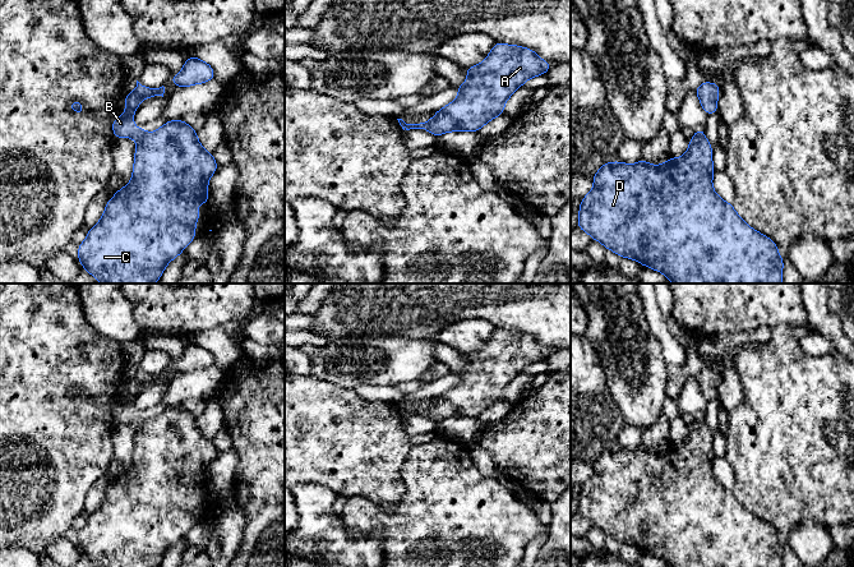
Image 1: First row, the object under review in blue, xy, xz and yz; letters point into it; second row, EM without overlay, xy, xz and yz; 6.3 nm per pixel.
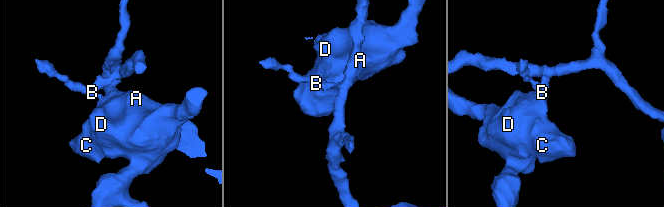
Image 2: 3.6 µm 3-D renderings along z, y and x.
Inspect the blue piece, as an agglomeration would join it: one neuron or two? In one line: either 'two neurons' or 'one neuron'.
two neurons

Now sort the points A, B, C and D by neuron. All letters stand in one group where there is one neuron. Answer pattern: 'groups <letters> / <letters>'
groups A C D / B

